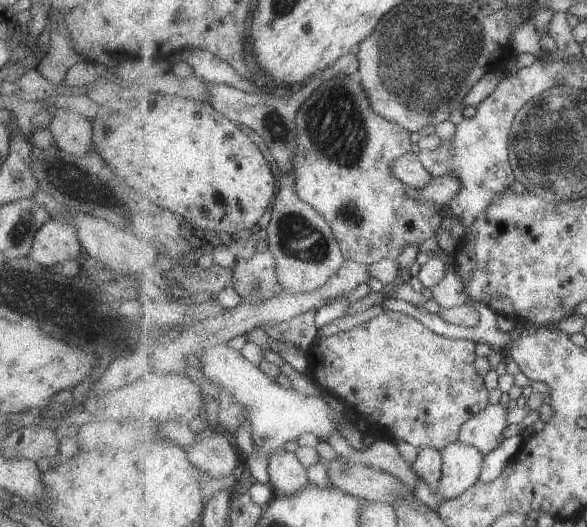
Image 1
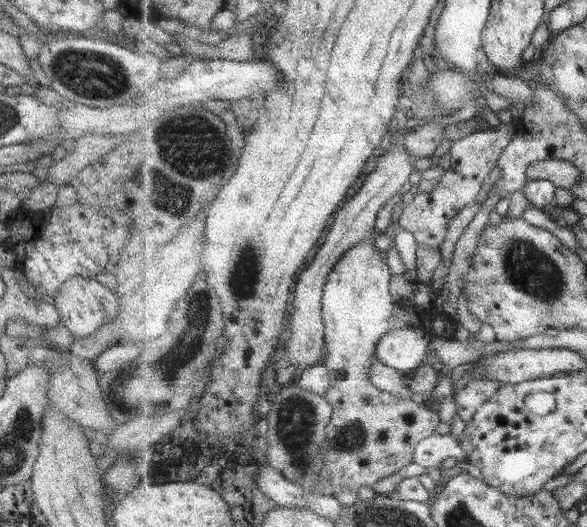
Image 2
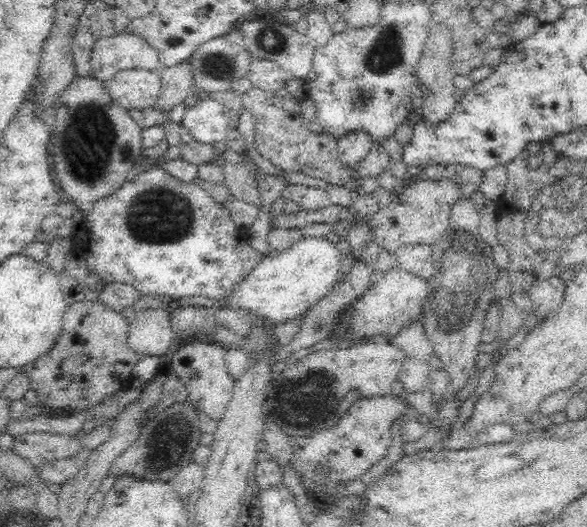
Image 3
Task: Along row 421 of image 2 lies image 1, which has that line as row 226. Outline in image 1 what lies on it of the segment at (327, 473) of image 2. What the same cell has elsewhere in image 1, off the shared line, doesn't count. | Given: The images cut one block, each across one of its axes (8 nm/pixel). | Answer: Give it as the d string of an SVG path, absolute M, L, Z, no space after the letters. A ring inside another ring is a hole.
M357 75L329 80L319 86L313 96L302 103L296 119L299 152L293 162L297 194L332 226L345 261L369 266L386 258L396 259L411 244L425 242L439 232L445 214L442 209L433 202L420 202L407 196L408 185L391 170L391 164L397 158L411 153L411 132L373 110L369 94Z

